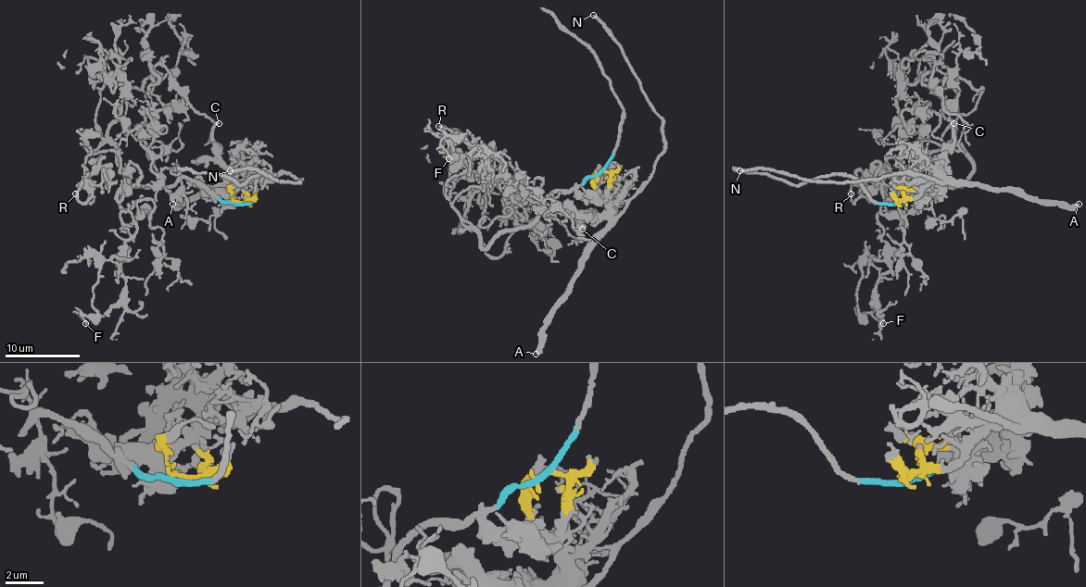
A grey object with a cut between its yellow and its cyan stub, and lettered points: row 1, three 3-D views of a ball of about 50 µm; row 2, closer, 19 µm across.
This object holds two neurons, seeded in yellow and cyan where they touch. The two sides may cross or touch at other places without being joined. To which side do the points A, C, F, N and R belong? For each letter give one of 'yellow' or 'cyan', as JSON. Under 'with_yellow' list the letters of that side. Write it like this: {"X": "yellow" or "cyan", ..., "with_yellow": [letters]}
{"A": "yellow", "C": "yellow", "F": "cyan", "N": "yellow", "R": "cyan", "with_yellow": ["A", "C", "N"]}

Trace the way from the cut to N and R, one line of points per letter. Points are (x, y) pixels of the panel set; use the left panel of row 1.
N: (236, 201), (233, 190), (246, 182), (284, 173), (301, 181), (279, 182), (257, 169), (231, 171)
R: (236, 203), (187, 179), (134, 186), (107, 141), (81, 143), (108, 188), (75, 193)

